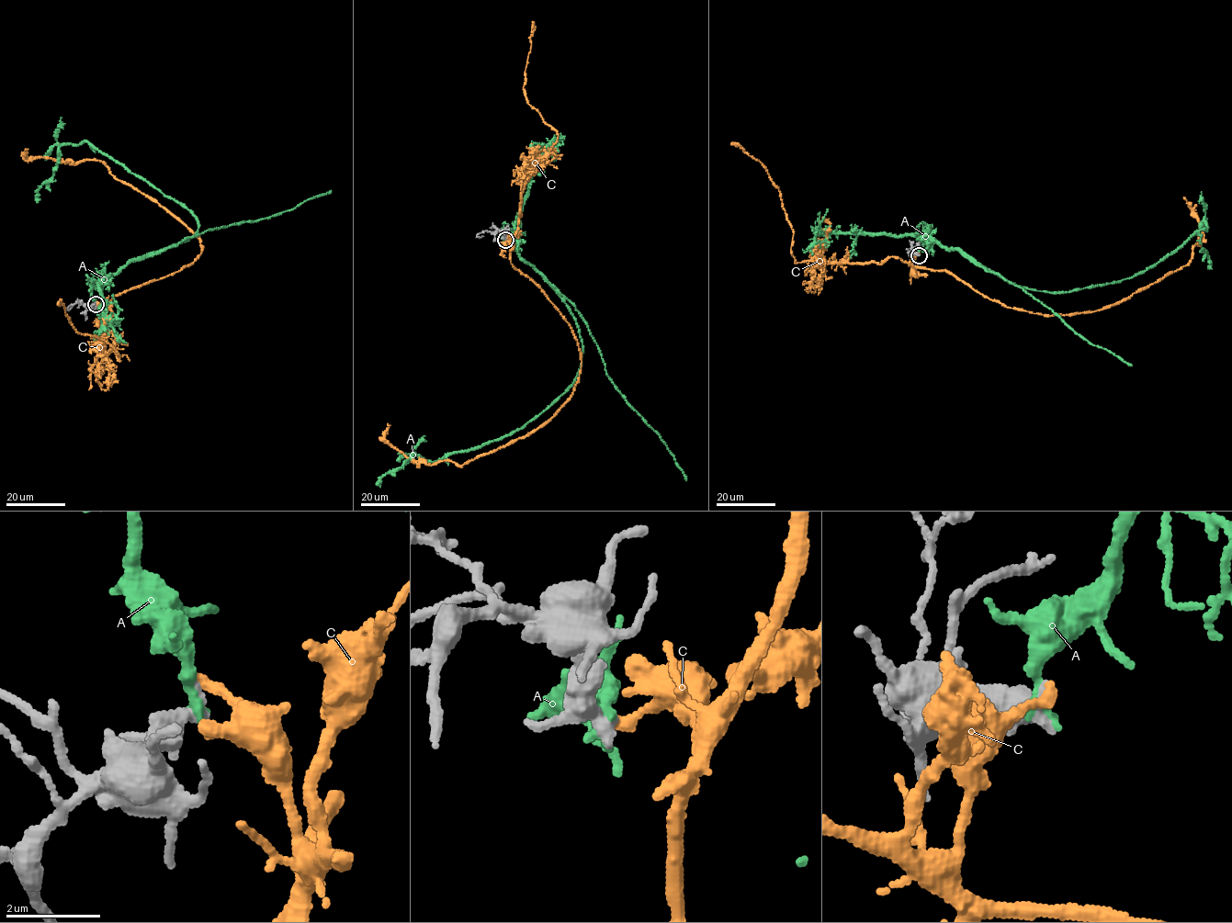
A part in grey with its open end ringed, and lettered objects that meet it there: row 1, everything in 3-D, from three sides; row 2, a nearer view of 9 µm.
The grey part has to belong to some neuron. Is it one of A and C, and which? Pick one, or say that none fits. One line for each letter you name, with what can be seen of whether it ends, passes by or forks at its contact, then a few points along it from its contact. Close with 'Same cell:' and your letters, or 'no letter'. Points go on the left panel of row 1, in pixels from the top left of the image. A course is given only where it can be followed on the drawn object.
Same cell: no letter

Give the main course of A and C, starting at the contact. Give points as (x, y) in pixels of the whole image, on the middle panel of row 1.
A: (505, 238), (574, 318), (576, 379), (513, 432), (435, 461), (413, 454), (377, 484)
C: (505, 238), (510, 264), (577, 342), (570, 399), (461, 466), (408, 459), (384, 438), (389, 425)

